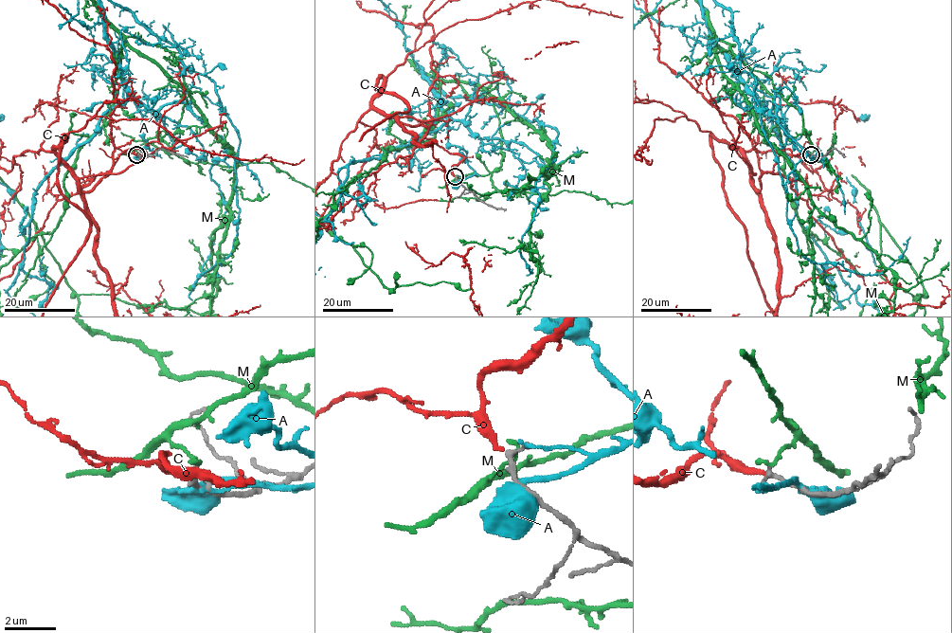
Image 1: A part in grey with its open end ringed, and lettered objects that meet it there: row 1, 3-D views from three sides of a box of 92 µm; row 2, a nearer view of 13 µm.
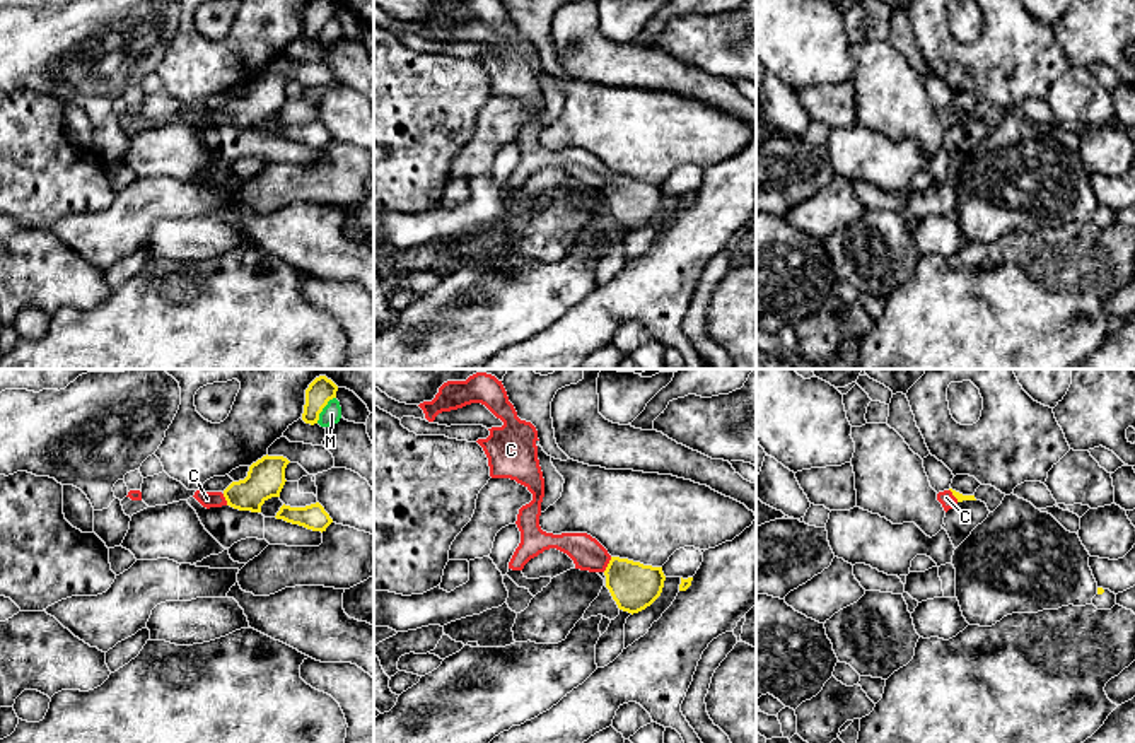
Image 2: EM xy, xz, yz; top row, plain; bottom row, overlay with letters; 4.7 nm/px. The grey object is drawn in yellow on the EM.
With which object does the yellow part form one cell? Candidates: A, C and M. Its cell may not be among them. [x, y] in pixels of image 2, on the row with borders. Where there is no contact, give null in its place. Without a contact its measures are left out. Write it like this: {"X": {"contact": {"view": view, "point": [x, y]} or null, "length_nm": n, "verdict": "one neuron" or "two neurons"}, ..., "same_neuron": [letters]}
{"A": {"contact": null, "verdict": "two neurons"}, "C": {"contact": {"view": "xz", "point": [608, 564]}, "length_nm": 80, "verdict": "one neuron"}, "M": {"contact": {"view": "xy", "point": [323, 407]}, "length_nm": 160, "verdict": "two neurons"}, "same_neuron": ["C"]}

